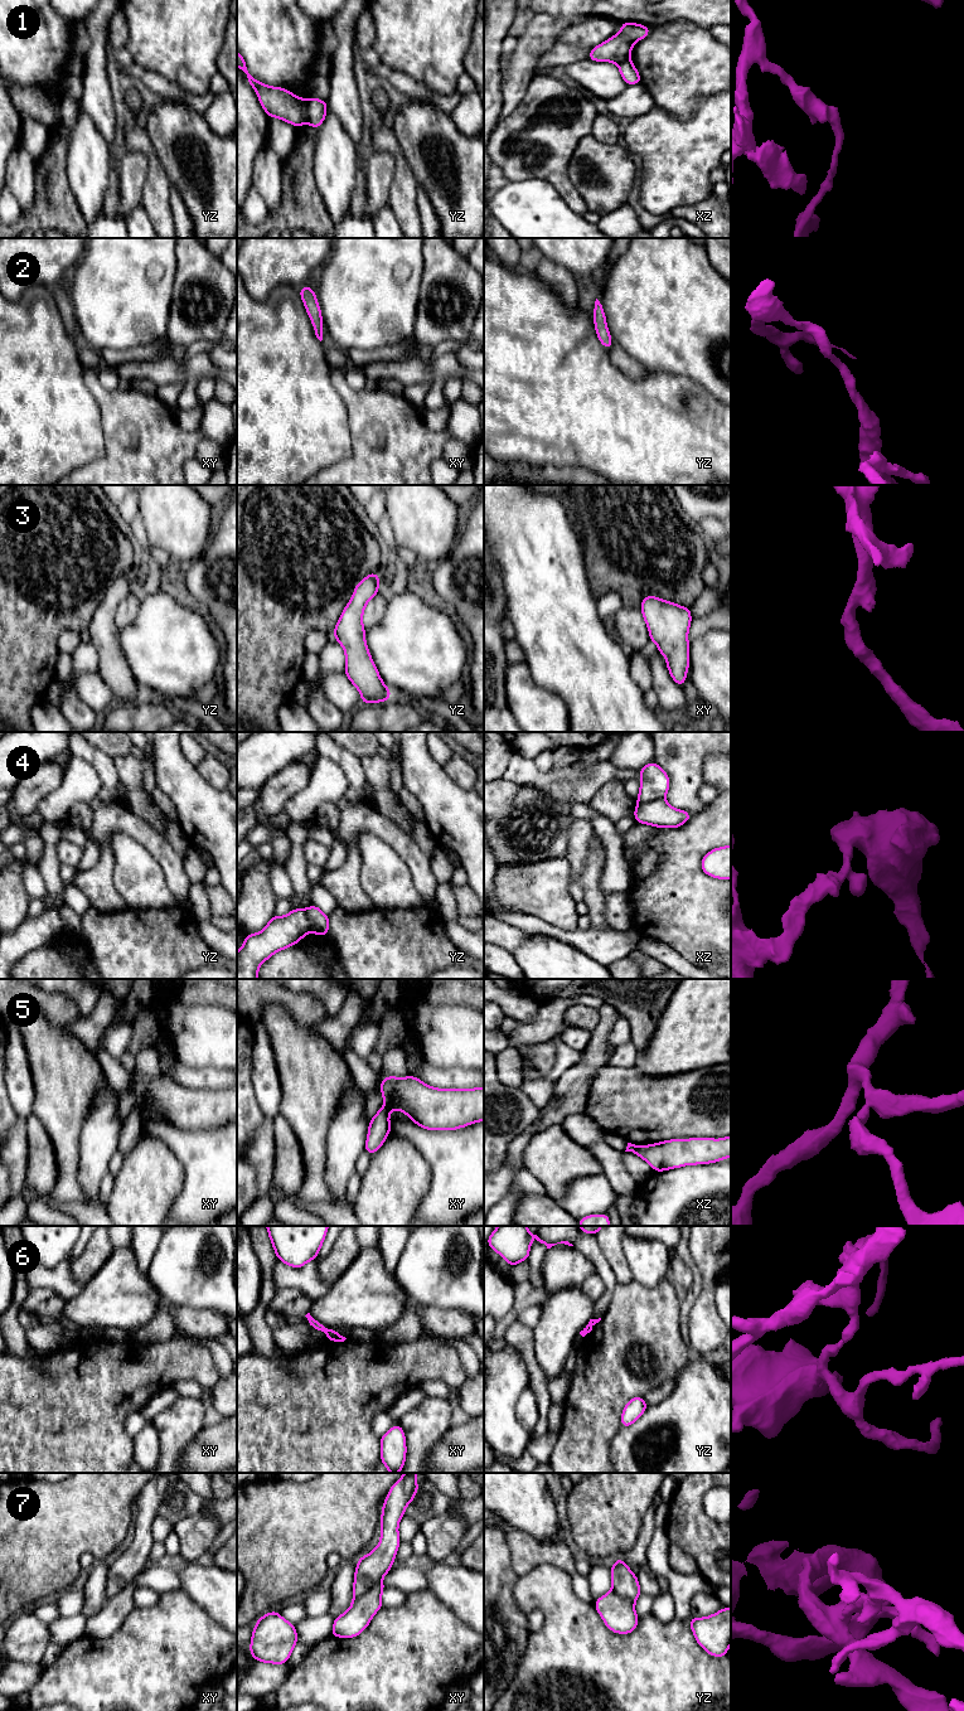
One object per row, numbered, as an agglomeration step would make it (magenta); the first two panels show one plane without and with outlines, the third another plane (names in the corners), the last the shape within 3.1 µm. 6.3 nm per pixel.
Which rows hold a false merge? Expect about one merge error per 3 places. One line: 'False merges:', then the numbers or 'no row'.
False merges: 1, 4, 5, 6

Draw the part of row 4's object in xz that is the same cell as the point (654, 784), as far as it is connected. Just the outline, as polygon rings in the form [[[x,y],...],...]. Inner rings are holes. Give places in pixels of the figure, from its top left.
[[[655,762],[646,764],[639,770],[641,779],[638,803],[651,803],[663,799],[670,786],[667,772]]]

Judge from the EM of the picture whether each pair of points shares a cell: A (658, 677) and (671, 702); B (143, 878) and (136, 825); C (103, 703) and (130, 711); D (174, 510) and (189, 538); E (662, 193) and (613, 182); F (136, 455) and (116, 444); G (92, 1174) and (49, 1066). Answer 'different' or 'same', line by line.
A: same
B: different
C: different
D: same
E: different
F: same
G: different

